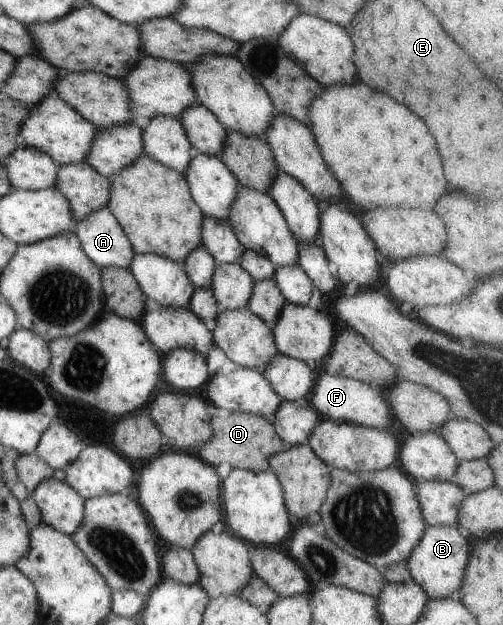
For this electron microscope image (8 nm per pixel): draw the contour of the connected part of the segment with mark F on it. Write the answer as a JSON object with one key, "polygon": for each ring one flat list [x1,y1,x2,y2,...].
{"polygon":[[328,373,319,376,311,388,309,399,312,407,321,416,331,418,331,420,339,420,339,422,351,422,351,424,361,424,361,426,369,426,369,428,386,430,391,426,394,419,384,392,347,377]]}

